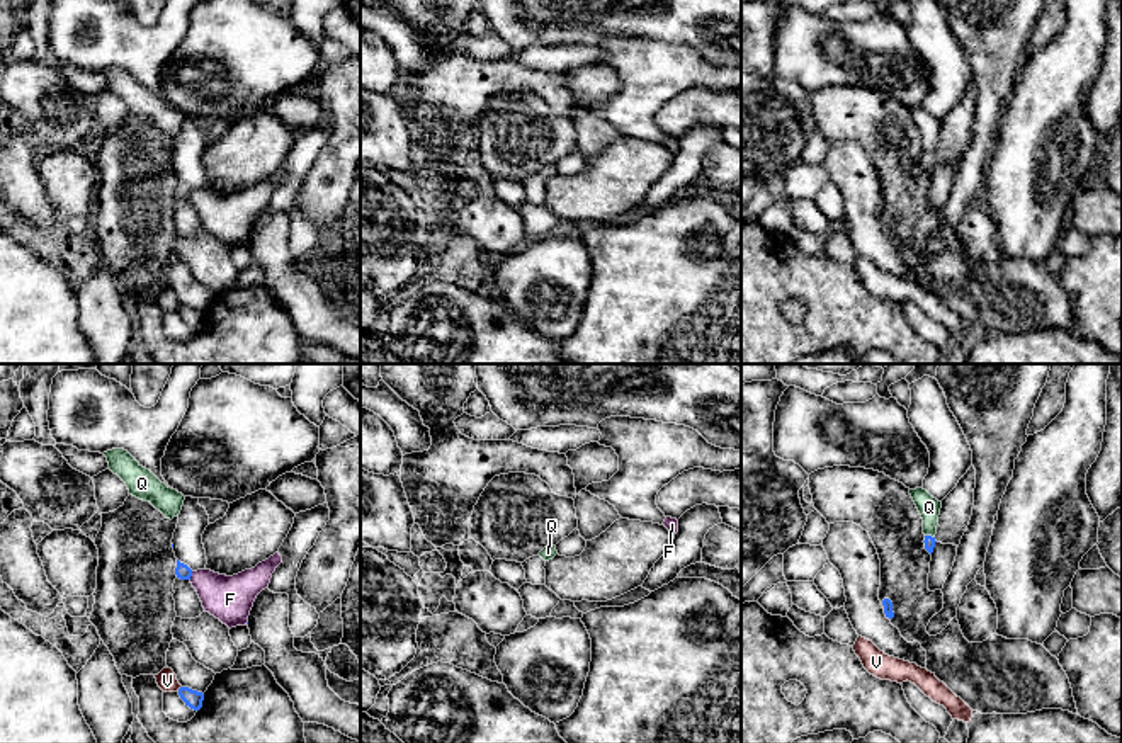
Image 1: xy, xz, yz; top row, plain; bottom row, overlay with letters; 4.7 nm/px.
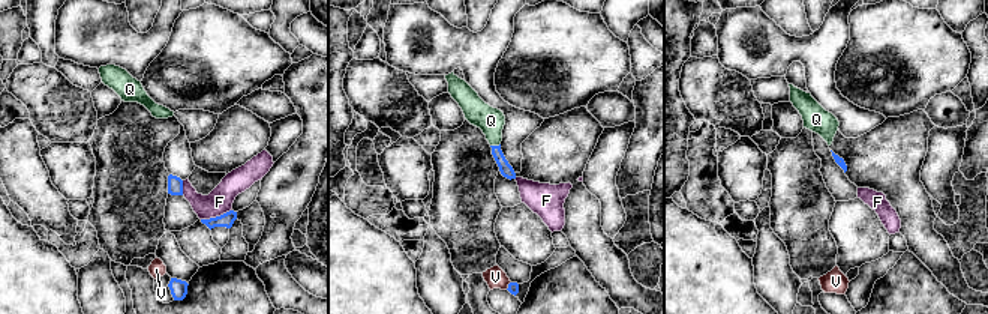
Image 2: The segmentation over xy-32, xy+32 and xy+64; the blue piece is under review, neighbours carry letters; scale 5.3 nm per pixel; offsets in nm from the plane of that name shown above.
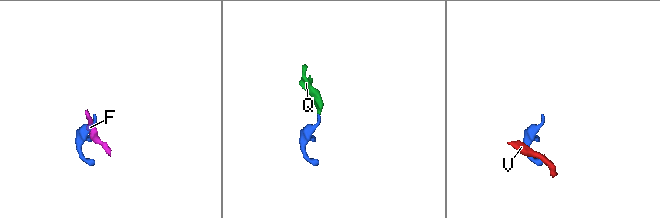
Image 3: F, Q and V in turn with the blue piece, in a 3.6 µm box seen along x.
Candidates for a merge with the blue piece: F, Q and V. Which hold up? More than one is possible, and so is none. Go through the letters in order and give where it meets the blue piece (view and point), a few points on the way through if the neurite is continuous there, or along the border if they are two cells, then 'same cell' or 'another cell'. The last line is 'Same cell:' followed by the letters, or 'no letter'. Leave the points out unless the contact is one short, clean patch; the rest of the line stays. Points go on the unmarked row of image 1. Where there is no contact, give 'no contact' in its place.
F: contact xy (191, 194); border xy (192, 191), (189, 198); another cell
Q: contact yz (930, 155); way yz (929, 160), (930, 155), (929, 126); same cell
V: contact xy (179, 308); another cell
Same cell: Q

